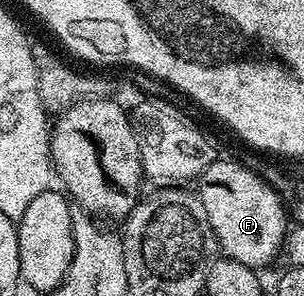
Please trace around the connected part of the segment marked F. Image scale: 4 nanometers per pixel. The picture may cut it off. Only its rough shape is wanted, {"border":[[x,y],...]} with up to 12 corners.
{"border":[[211,162],[196,195],[229,259],[263,270],[288,213],[257,171]]}

